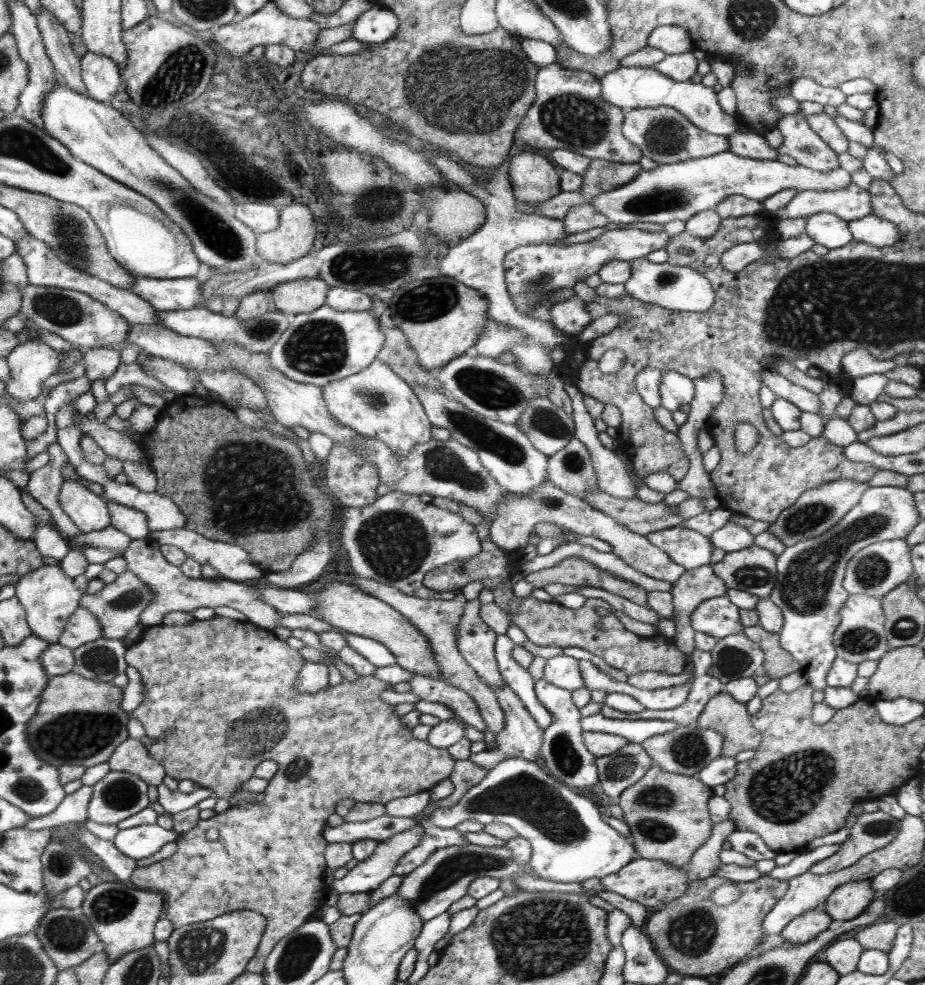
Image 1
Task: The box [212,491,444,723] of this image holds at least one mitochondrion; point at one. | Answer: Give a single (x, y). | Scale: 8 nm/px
(394, 543)

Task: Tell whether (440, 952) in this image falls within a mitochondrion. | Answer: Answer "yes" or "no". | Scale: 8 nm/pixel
no

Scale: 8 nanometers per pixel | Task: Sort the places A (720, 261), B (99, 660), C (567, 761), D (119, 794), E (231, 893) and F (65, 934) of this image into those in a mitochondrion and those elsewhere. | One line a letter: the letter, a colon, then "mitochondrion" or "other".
A: other
B: mitochondrion
C: mitochondrion
D: mitochondrion
E: other
F: mitochondrion

